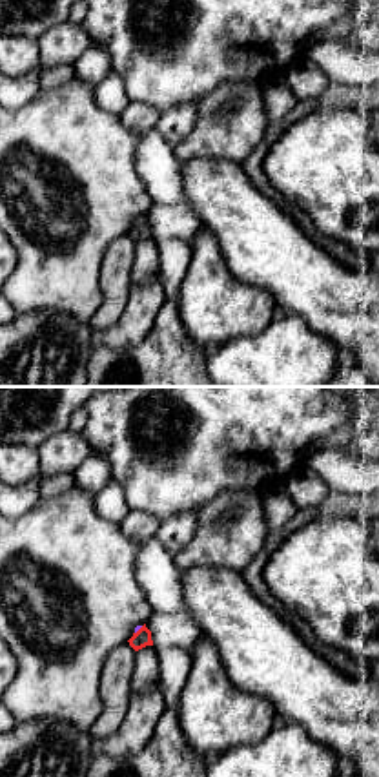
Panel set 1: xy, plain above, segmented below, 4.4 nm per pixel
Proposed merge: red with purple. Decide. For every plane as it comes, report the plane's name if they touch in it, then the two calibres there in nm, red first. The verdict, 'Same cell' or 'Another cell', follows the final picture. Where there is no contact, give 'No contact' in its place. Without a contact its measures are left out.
Touches red in xy. Thickness 80 nm (red) against 20 nm

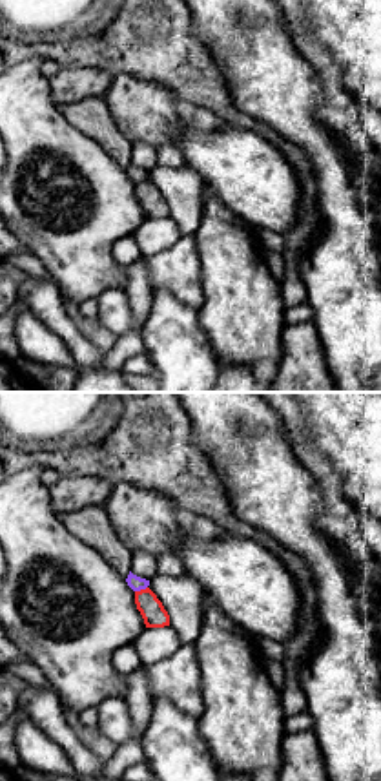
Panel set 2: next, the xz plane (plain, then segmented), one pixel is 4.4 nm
Touches red in xz. Thickness 110 nm (red) against 70 nm

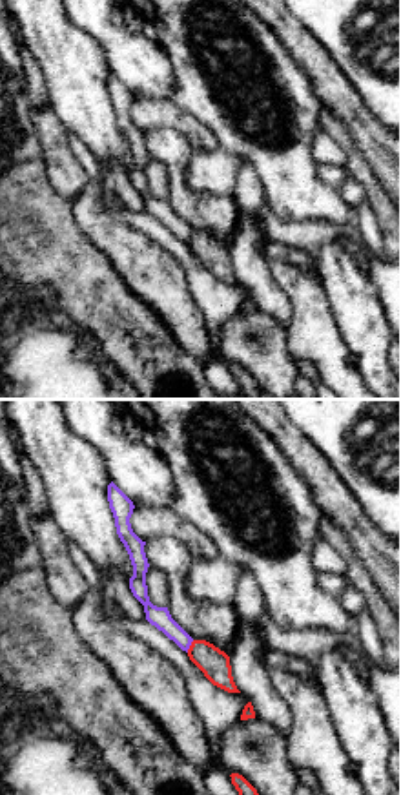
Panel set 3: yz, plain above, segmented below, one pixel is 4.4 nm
Touches red in yz. Thickness 130 nm (red) against 90 nm

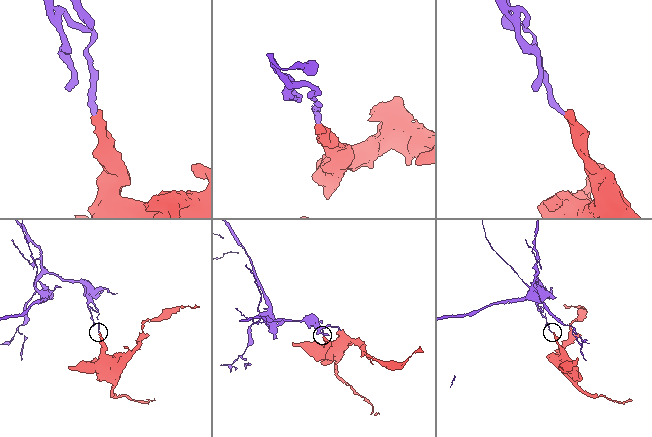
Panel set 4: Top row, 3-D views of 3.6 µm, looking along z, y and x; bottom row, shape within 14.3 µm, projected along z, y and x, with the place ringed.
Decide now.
Another cell

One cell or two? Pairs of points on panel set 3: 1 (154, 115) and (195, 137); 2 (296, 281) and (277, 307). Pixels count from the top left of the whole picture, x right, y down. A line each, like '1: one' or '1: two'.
1: one
2: two

